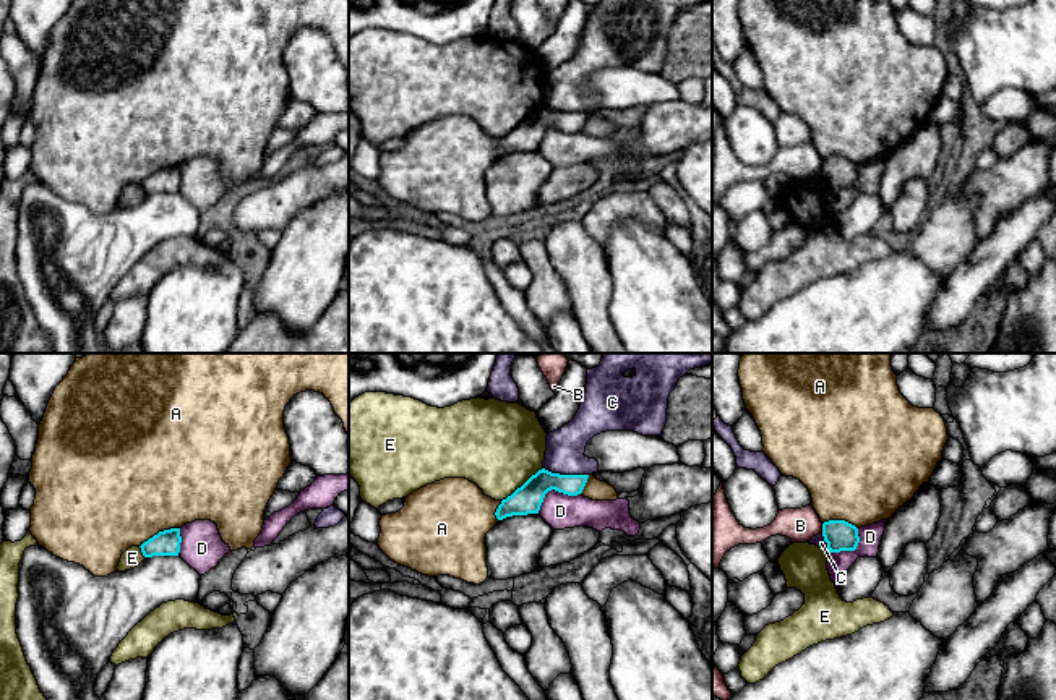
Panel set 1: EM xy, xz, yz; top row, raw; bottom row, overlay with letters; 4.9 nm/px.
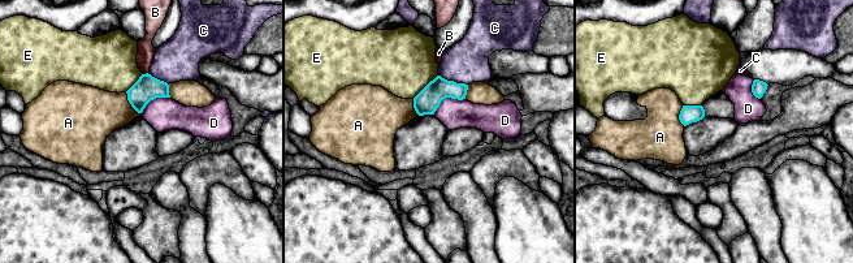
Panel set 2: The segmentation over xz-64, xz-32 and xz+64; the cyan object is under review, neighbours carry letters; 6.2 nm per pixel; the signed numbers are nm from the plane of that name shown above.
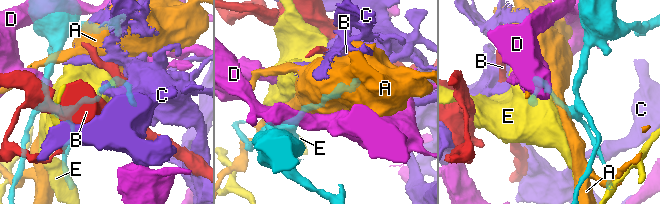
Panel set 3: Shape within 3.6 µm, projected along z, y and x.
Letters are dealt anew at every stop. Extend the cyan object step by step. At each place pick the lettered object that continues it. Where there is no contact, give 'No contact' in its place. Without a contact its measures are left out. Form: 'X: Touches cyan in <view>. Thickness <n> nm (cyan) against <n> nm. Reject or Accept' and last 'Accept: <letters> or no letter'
A: Touches cyan in xy. Thickness 130 nm (cyan) against 500 nm. Reject
B: Touches cyan in yz. Thickness 150 nm (cyan) against 170 nm. Reject
C: Touches cyan in xz. Thickness 140 nm (cyan) against 190 nm. Reject
D: Touches cyan in xz. Thickness 140 nm (cyan) against 180 nm. Reject
E: Touches cyan in xz. Thickness 140 nm (cyan) against 440 nm. Reject
Accept: no letter

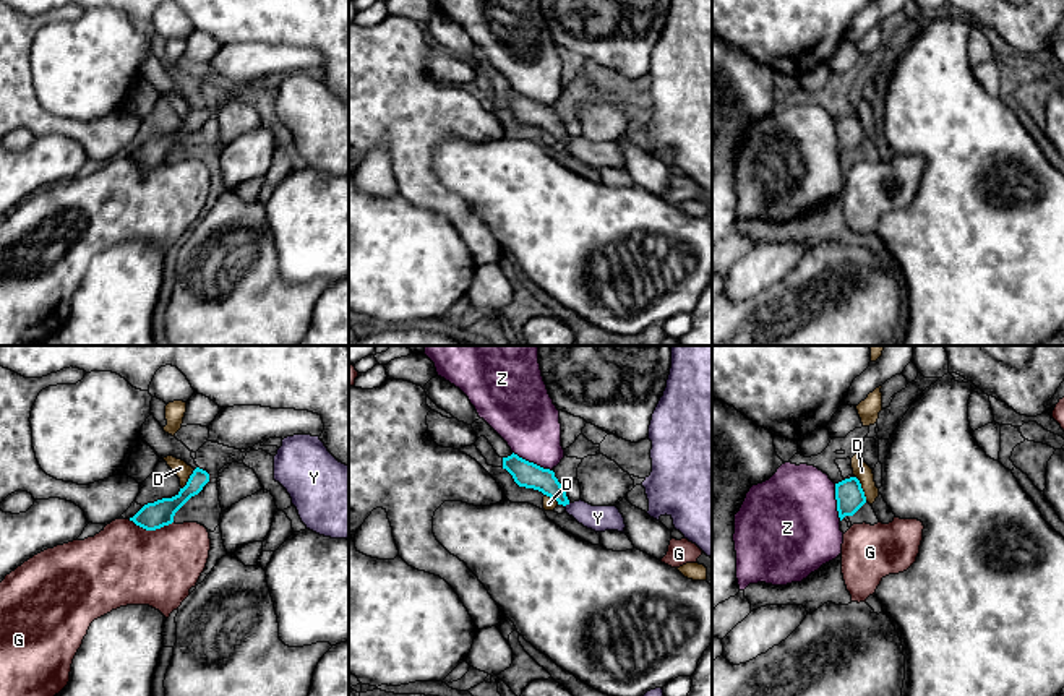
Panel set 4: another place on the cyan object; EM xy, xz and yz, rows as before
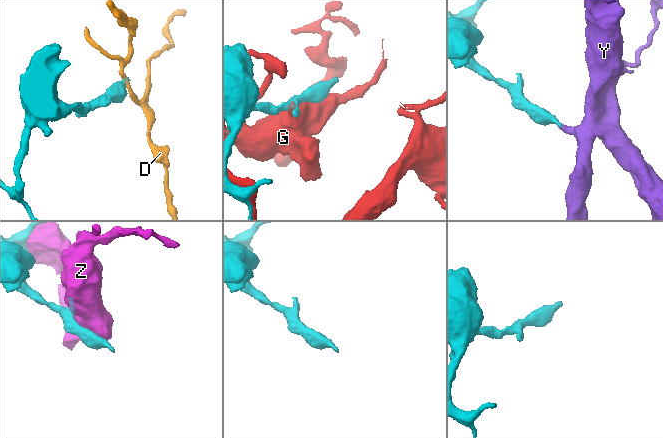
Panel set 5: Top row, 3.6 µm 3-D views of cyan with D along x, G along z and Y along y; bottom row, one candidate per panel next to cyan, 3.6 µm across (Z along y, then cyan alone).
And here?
D: Touches cyan in yz. Thickness 140 nm (cyan) against 90 nm. Reject
G: Touches cyan in xy. Thickness 140 nm (cyan) against 400 nm. Reject
Y: Touches cyan in xz. Thickness 130 nm (cyan) against 130 nm. Accept
Z: Touches cyan in xz. Thickness 130 nm (cyan) against 320 nm. Reject
Accept: Y

